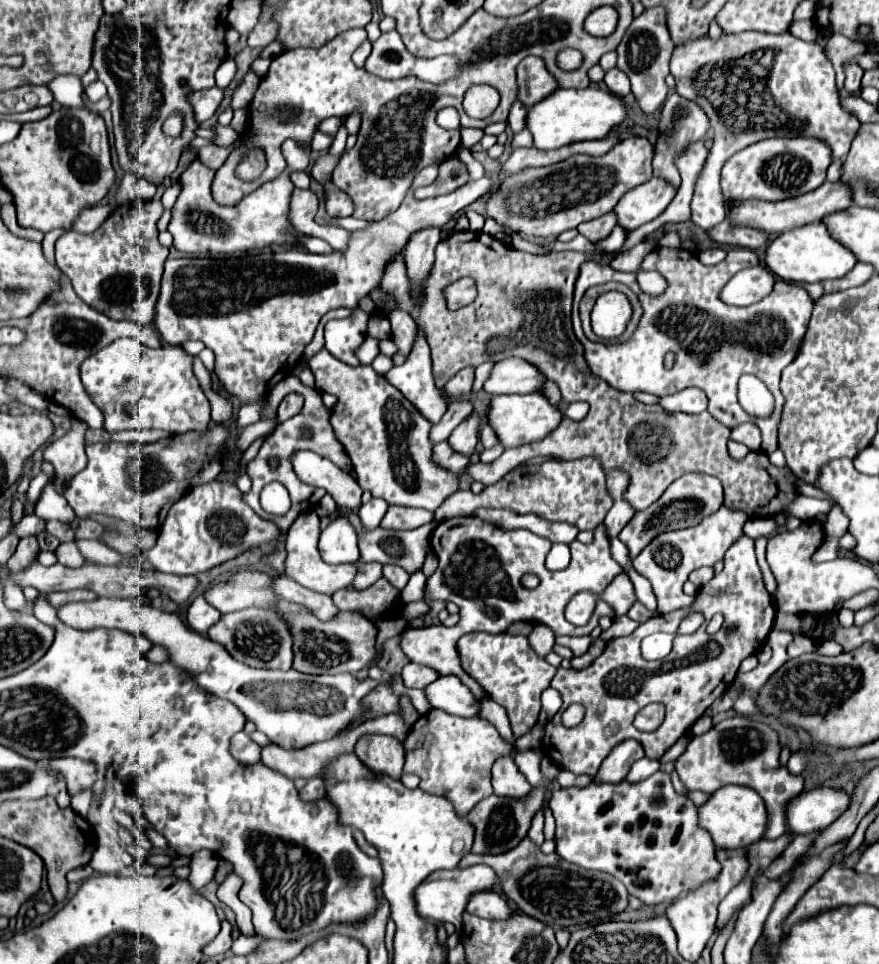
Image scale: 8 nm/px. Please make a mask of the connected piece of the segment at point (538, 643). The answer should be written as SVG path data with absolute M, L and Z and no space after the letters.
M535 626L533 632L529 634L529 642L533 646L533 650L539 654L539 656L547 656L551 650L553 650L553 644L555 644L555 634L551 632L549 626Z

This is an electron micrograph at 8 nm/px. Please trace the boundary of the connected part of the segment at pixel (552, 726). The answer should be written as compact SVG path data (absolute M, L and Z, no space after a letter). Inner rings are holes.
M749 536L739 538L739 542L727 550L723 572L699 590L693 612L701 612L705 616L705 622L693 634L677 634L681 620L691 612L675 610L671 614L661 614L647 620L629 636L609 640L603 654L589 668L559 668L551 680L551 686L563 694L563 706L545 726L543 752L553 758L553 762L559 762L559 766L565 770L589 776L595 776L613 746L627 738L645 744L647 758L659 760L701 718L701 714L717 698L721 698L721 694L733 682L741 660L759 650L775 620L771 594L765 590L761 570L757 566L755 542ZM717 612L725 616L725 630L711 636L705 632L705 628ZM729 624L737 624L733 634L725 634ZM653 632L675 634L671 654L657 662L645 660L639 648L641 640ZM573 702L581 702L585 706L585 718L579 726L565 728L561 724L561 714ZM651 702L665 704L667 714L655 732L641 732L633 726L633 720L637 712Z

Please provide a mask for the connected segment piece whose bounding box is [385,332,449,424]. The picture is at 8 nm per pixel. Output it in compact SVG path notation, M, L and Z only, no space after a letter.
M417 332L417 340L405 364L389 370L385 378L415 408L419 408L421 414L427 414L427 418L431 418L433 424L441 420L441 416L447 410L449 400L447 400L447 394L435 384L433 370L431 370L431 358L429 358L429 346L421 332Z

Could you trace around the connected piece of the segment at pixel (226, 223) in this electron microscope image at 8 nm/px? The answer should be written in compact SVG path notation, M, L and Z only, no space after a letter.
M199 158L189 162L189 166L179 176L181 194L171 210L169 232L173 234L173 246L185 254L235 254L247 250L263 250L271 244L299 244L299 230L289 222L289 202L293 184L289 180L289 170L279 178L265 182L261 188L245 196L237 206L221 206L211 196L211 182L215 170L201 164Z

